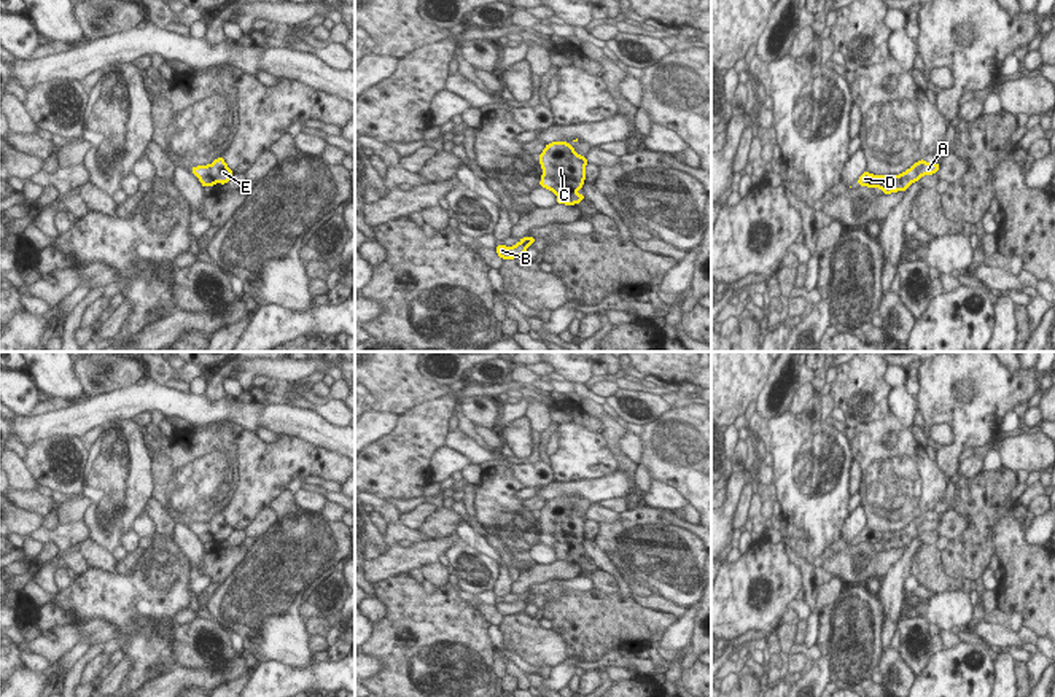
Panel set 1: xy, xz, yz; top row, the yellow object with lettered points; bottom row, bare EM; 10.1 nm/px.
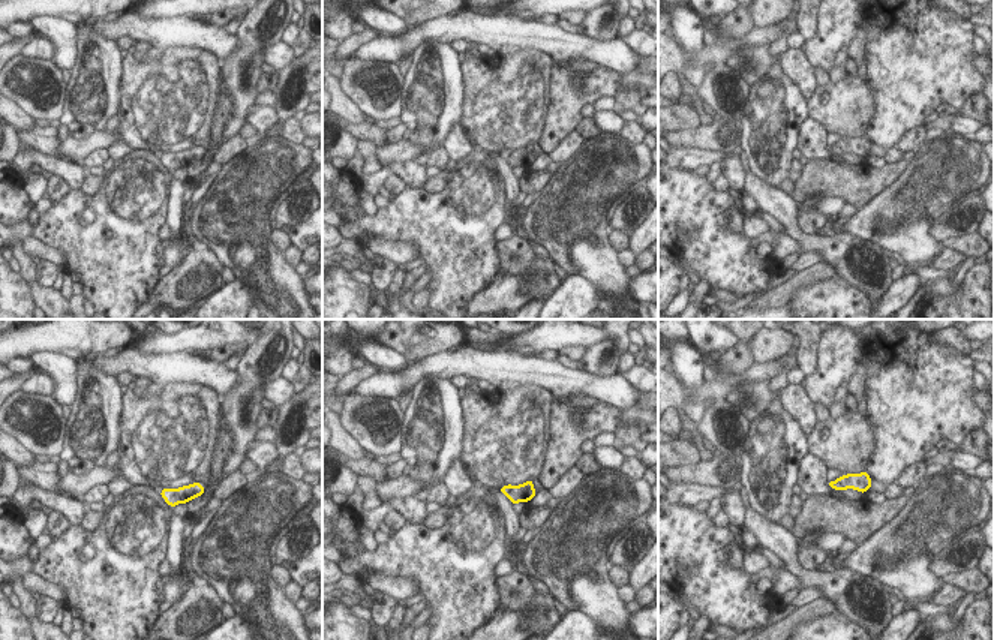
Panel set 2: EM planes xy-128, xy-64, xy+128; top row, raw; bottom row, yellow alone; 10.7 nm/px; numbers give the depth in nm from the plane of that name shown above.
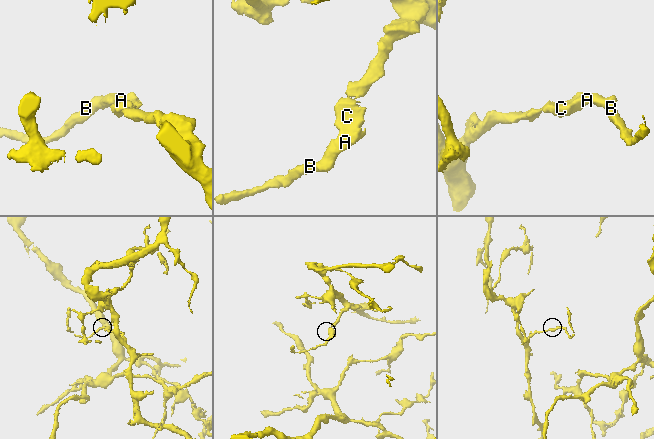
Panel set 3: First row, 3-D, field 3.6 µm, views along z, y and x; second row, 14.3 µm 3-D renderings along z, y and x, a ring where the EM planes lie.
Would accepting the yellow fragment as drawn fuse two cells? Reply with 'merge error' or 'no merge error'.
no merge error

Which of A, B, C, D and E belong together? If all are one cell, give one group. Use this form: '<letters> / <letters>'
A B C D E

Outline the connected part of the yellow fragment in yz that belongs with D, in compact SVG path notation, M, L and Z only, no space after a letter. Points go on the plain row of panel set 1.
M925 516L915 519L909 527L901 532L872 532L864 528L858 536L858 541L869 544L882 544L888 552L890 549L905 547L913 538L918 538L923 532L937 530L940 520L928 520Z

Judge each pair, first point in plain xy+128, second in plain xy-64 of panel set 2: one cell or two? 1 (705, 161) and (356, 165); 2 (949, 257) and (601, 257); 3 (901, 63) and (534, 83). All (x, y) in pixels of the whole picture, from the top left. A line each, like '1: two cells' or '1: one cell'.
1: two cells
2: two cells
3: two cells

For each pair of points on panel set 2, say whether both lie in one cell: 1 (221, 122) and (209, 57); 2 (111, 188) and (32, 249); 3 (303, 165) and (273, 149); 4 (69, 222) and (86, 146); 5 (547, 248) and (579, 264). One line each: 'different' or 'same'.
1: different
2: different
3: same
4: different
5: same

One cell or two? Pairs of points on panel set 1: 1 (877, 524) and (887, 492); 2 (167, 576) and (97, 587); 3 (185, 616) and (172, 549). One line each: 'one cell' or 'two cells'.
1: one cell
2: one cell
3: two cells

